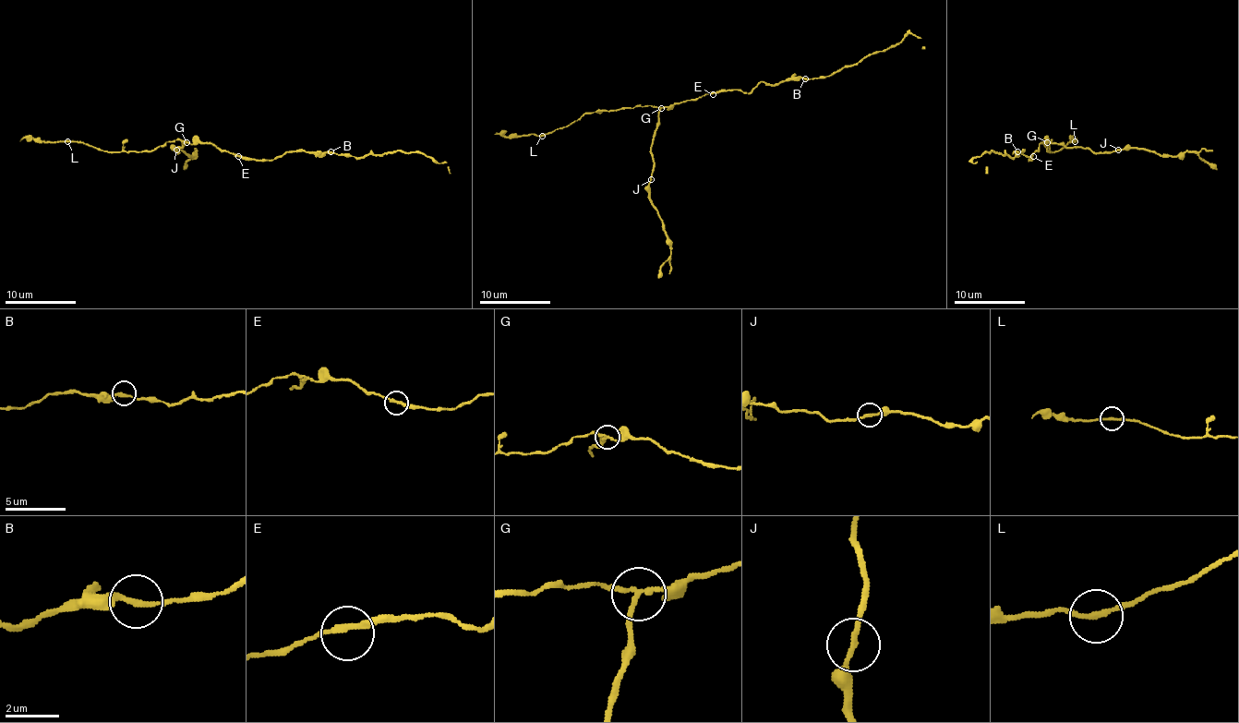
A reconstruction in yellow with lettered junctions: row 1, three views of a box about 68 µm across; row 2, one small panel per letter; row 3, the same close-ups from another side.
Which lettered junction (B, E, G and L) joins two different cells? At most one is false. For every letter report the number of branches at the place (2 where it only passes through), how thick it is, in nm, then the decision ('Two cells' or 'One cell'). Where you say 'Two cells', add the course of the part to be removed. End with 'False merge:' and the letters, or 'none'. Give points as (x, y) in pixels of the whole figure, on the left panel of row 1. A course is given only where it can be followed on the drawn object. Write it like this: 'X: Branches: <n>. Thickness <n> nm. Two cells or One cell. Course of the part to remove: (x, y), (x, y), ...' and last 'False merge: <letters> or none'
B: Branches: 2. Thickness 200 nm. One cell
E: Branches: 2. Thickness 220 nm. One cell
G: Branches: 3. Thickness 160 nm. Two cells. Course of the part to remove: (186, 142), (176, 150), (179, 153), (174, 148), (192, 156), (196, 153), (183, 169)
L: Branches: 2. Thickness 200 nm. One cell
False merge: G

